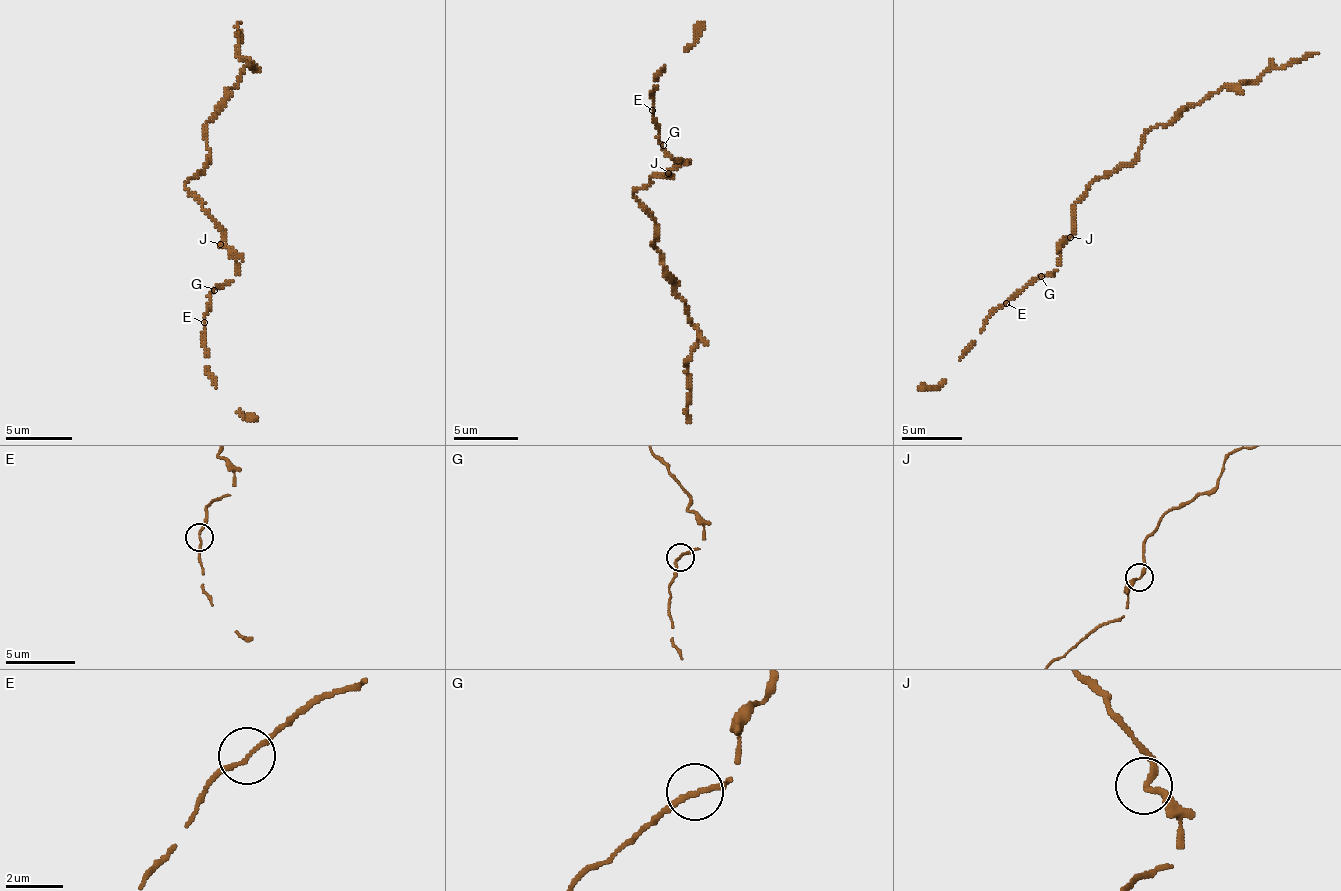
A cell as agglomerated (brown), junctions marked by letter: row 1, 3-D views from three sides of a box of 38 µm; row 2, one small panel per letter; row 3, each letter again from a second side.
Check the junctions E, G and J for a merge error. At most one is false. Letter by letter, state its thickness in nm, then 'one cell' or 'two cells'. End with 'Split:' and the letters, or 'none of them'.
E: 130 nm thick; one cell
G: 160 nm thick; one cell
J: 200 nm thick; one cell
Split: none of them

